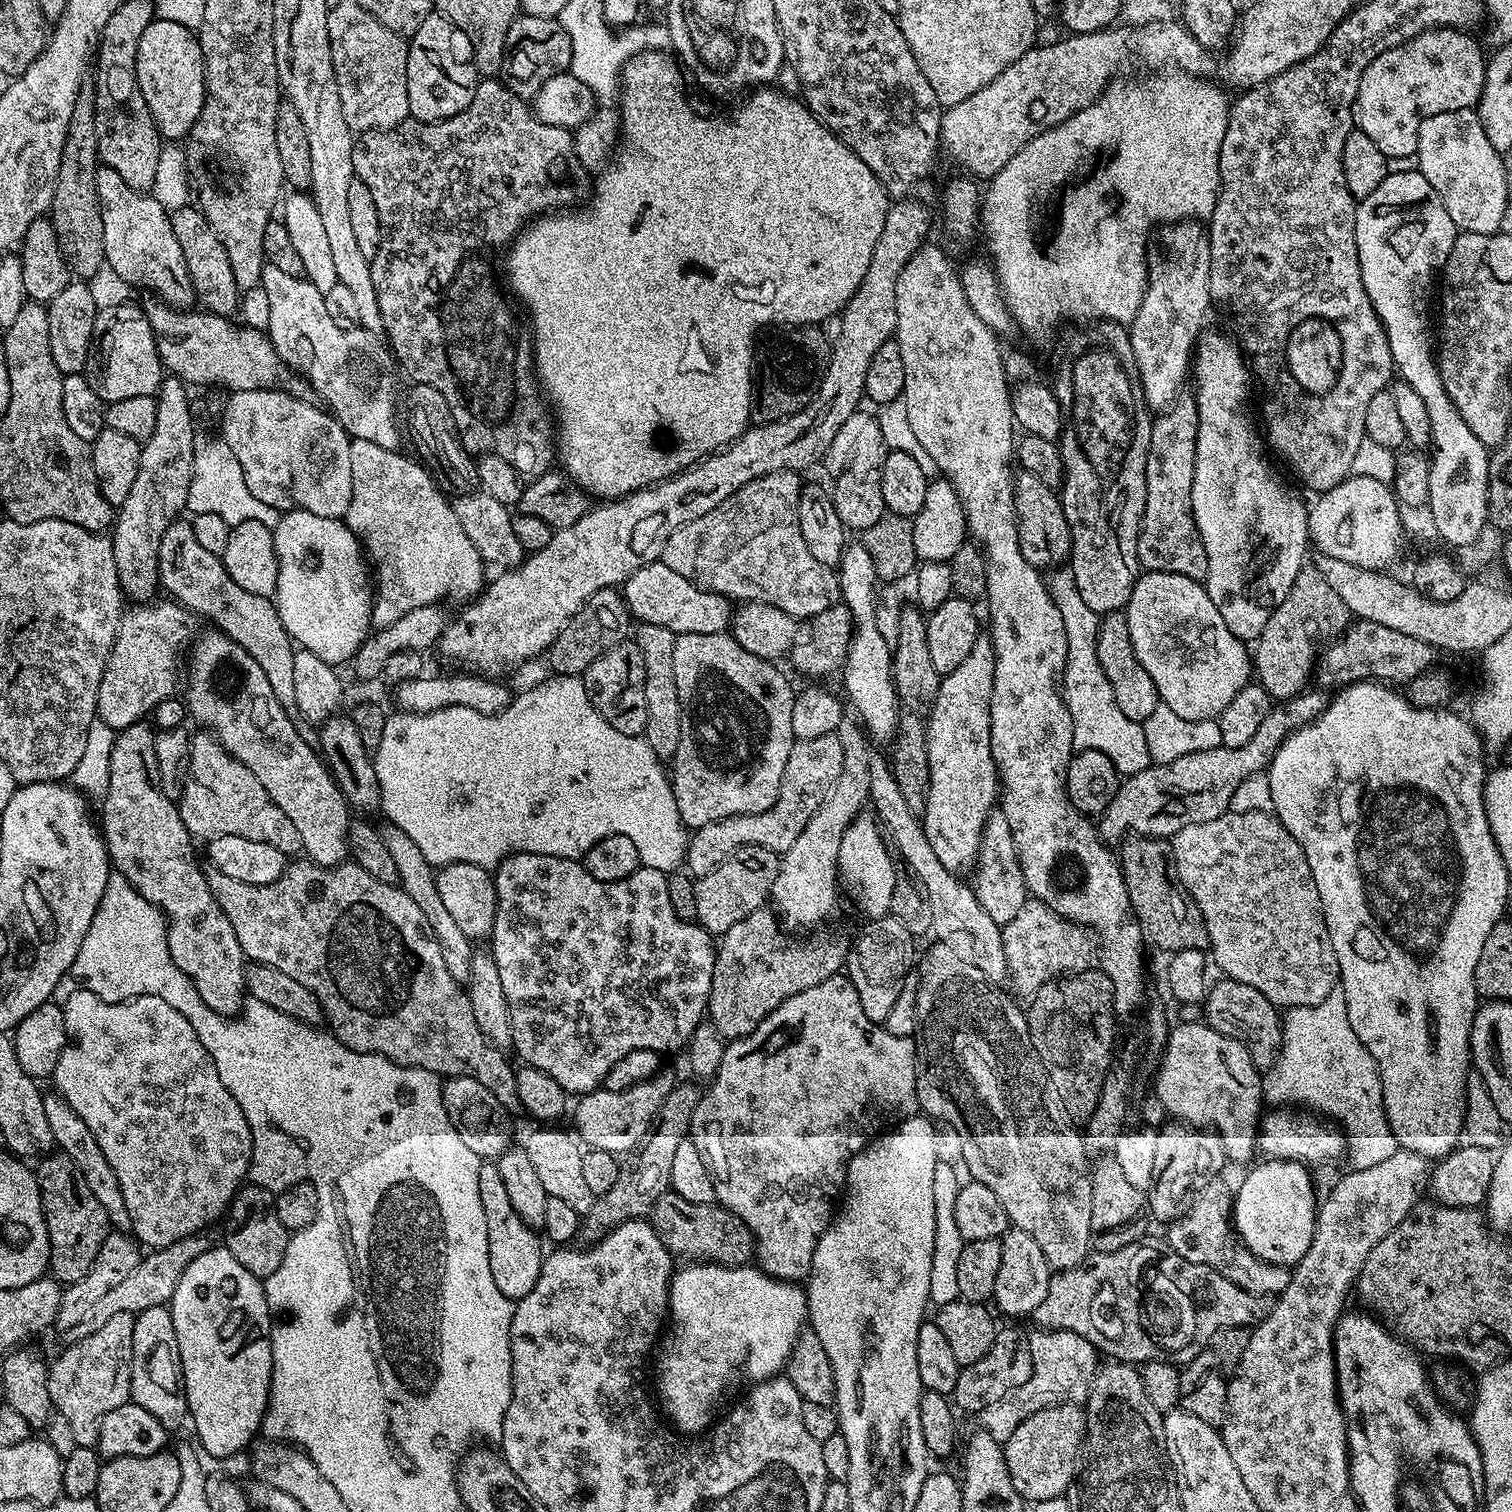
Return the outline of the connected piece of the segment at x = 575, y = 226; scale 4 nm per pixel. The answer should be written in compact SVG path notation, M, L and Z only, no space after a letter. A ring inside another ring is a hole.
M649 50L629 57L620 73L622 87L618 101L620 116L618 147L615 149L611 159L607 161L603 171L595 177L594 183L590 188L590 199L575 210L556 210L551 214L535 217L521 231L520 235L512 241L506 252L506 257L508 256L508 280L512 283L513 290L520 295L521 302L528 307L529 314L532 315L532 324L530 320L532 363L543 395L546 397L547 403L554 409L556 423L554 444L558 449L559 467L564 475L573 484L577 484L579 488L584 489L589 497L596 498L596 496L601 496L599 499L604 502L611 502L619 497L629 496L630 493L638 492L641 488L647 488L653 484L659 484L661 480L677 476L679 472L683 472L686 468L691 468L693 464L699 464L701 460L711 456L713 452L718 452L721 448L727 448L733 440L741 436L749 427L748 415L751 417L754 412L754 349L758 343L758 333L769 326L816 326L824 322L820 320L828 320L832 315L835 317L837 314L843 313L845 306L850 302L850 298L854 298L862 278L866 278L866 270L870 270L870 258L874 258L874 246L878 246L878 238L882 238L882 226L886 226L886 216L890 207L890 193L884 187L884 183L872 173L870 166L866 166L866 162L862 162L862 158L858 158L858 154L854 154L854 150L846 147L808 109L803 99L783 90L777 90L772 86L761 86L747 97L749 100L745 104L738 105L729 116L712 116L707 120L704 116L695 116L692 113L691 106L684 104L684 92L680 89L680 72L682 73L681 65L664 50Z

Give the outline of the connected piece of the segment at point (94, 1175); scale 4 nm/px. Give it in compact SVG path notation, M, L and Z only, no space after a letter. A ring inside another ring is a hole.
M48 1094L44 1097L46 1106L46 1122L50 1122L50 1134L55 1147L82 1170L82 1178L86 1178L86 1186L90 1186L94 1198L102 1202L102 1210L106 1210L109 1225L117 1232L131 1233L130 1210L126 1210L126 1198L122 1198L122 1186L118 1186L118 1174L114 1174L114 1166L106 1162L106 1154L102 1154L102 1146L98 1146L98 1138L90 1134L90 1126L70 1110L70 1106L58 1094Z

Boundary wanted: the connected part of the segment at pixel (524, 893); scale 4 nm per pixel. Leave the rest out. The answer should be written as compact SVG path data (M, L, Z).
M516 852L507 856L494 869L496 881L496 917L490 937L490 951L494 962L498 962L498 974L502 978L502 990L506 994L506 1006L510 1006L510 1030L512 1048L521 1056L529 1068L537 1068L557 1078L584 1076L584 1092L595 1092L610 1074L610 1066L618 1058L626 1058L630 1050L654 1050L661 1054L687 1049L688 1040L696 1027L705 1019L710 998L710 982L714 978L716 948L714 937L699 924L683 920L674 912L667 893L668 876L653 868L641 867L630 878L618 882L598 882L590 878L583 863L547 856L541 852Z

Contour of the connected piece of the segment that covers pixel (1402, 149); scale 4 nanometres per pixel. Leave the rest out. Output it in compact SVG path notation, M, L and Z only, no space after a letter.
M1429 28L1427 32L1410 38L1405 44L1378 54L1378 58L1374 58L1374 62L1366 66L1358 82L1358 94L1352 107L1352 122L1359 132L1374 141L1374 146L1378 146L1378 150L1382 150L1389 161L1396 162L1403 156L1415 157L1418 130L1426 118L1442 114L1446 110L1475 109L1480 103L1486 52L1480 49L1479 42L1472 36L1475 35L1458 28Z

